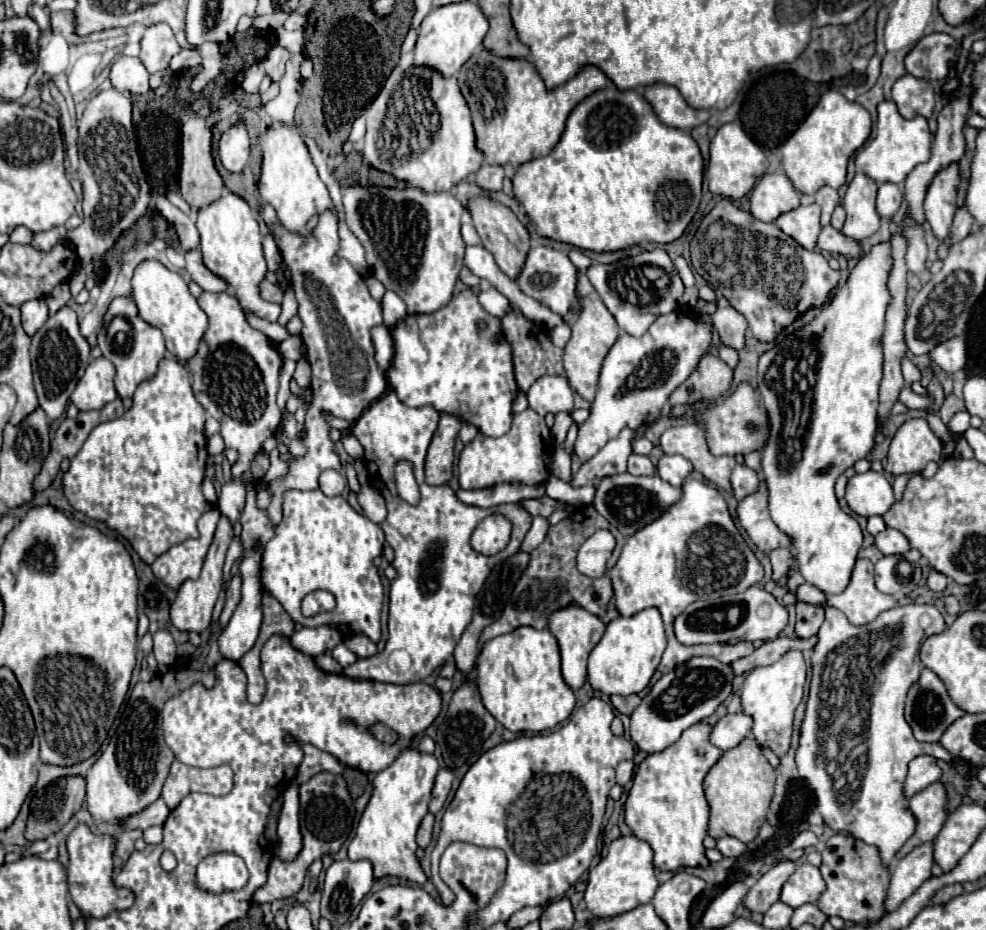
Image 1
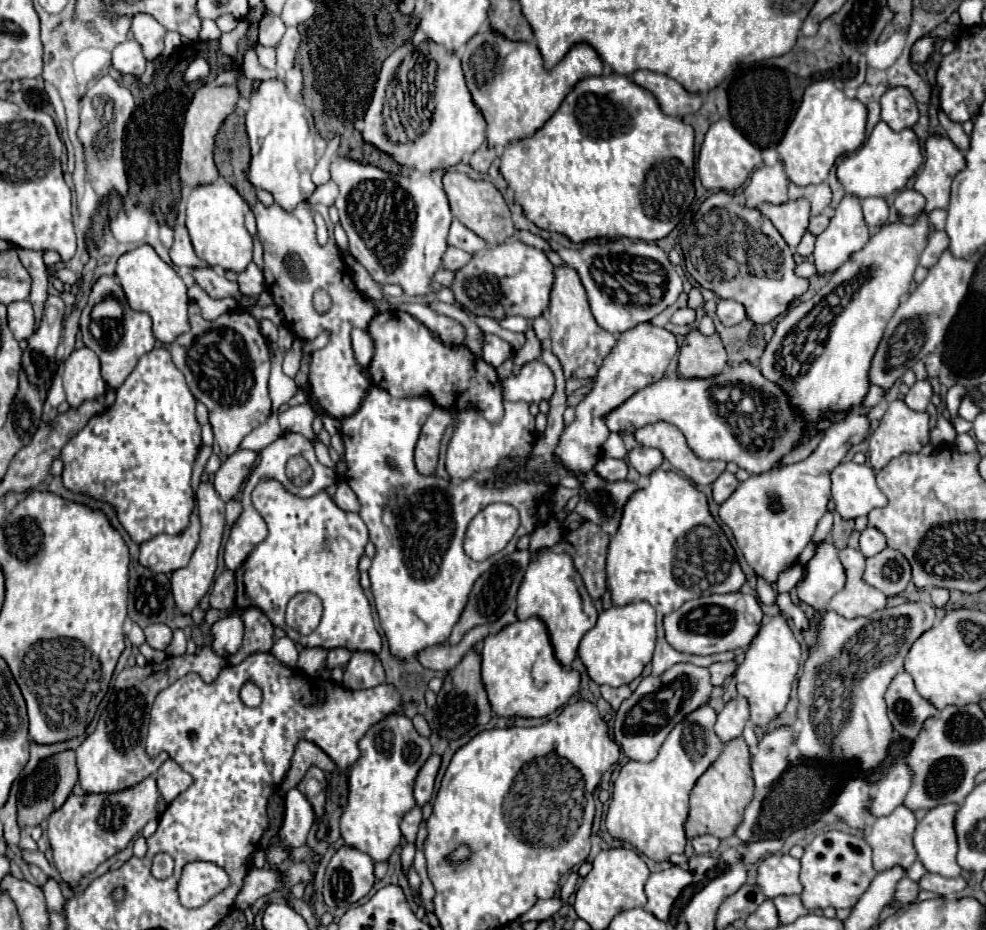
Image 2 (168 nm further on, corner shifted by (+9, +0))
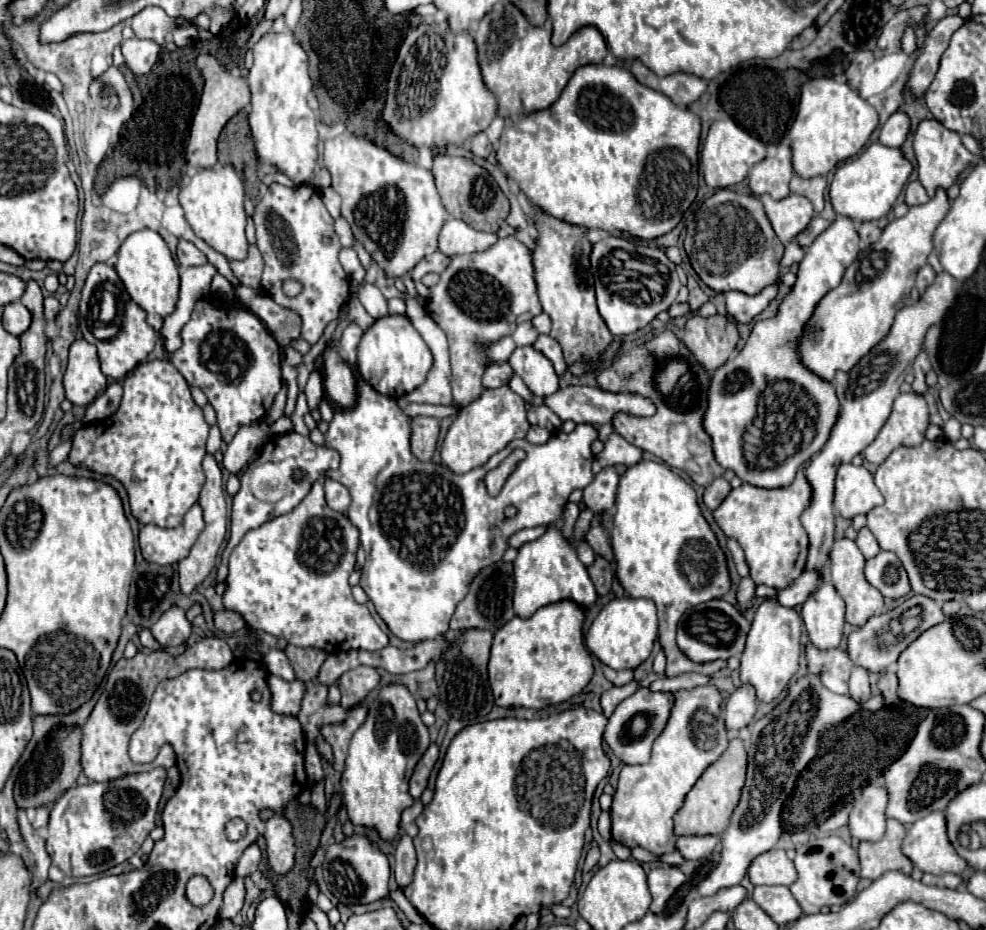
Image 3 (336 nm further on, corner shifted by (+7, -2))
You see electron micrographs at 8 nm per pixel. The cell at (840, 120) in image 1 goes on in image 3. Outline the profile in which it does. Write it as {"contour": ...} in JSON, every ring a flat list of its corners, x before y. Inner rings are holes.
{"contour":[[845,71,839,75,812,78,801,88,799,110,795,124,791,126,791,148,793,148,793,170,803,178,825,176,837,162,855,156,877,128,877,110,863,100,857,88,849,86]]}

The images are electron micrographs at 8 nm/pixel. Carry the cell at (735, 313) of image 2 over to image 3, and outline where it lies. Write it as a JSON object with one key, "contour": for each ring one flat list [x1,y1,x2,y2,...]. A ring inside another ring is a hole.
{"contour":[[783,272,779,276,777,284,771,284,763,288,755,296,747,296,743,292,727,292,727,312,737,320,737,322,751,322,757,314,761,314,771,300,779,294,781,288,789,288,795,282,795,274]]}

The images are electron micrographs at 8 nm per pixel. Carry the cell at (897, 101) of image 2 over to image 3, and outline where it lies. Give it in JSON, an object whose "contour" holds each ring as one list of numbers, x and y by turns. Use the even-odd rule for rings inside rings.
{"contour":[[895,112,881,128,879,144,889,146,889,148,901,148,907,134,909,134,909,116,903,112]]}

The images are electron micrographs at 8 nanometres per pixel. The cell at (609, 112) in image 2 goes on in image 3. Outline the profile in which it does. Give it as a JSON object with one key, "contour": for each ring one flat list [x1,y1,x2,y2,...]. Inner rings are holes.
{"contour":[[587,64,587,66,581,66,573,72,565,90,561,92,561,96,549,108,529,112,527,116,517,120,513,124,513,128,503,128,503,134,501,134,499,144,497,144,497,162,505,170,505,174,511,176,519,184,519,188,525,192,525,196,535,206,539,206,543,212,547,212,549,216,559,218,559,220,569,222,569,224,585,226,585,228,601,228,601,230,607,230,607,232,619,230,619,232,629,232,631,236,637,236,637,238,651,240,651,238,659,238,659,236,667,234,669,230,673,230,679,224,679,220,683,218,683,212,691,206,691,202,697,196,699,134,701,134,701,118,697,114,693,114,687,108,673,104,661,92,655,92,655,90,639,84,635,80,635,76,625,66]]}

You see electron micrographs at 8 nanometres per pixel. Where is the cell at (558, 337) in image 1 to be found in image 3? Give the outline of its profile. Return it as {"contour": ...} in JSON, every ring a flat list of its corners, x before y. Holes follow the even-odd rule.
{"contour":[[543,312,543,314,539,314,539,316,533,318,533,326,537,328,539,334,549,334,551,332,551,318]]}

